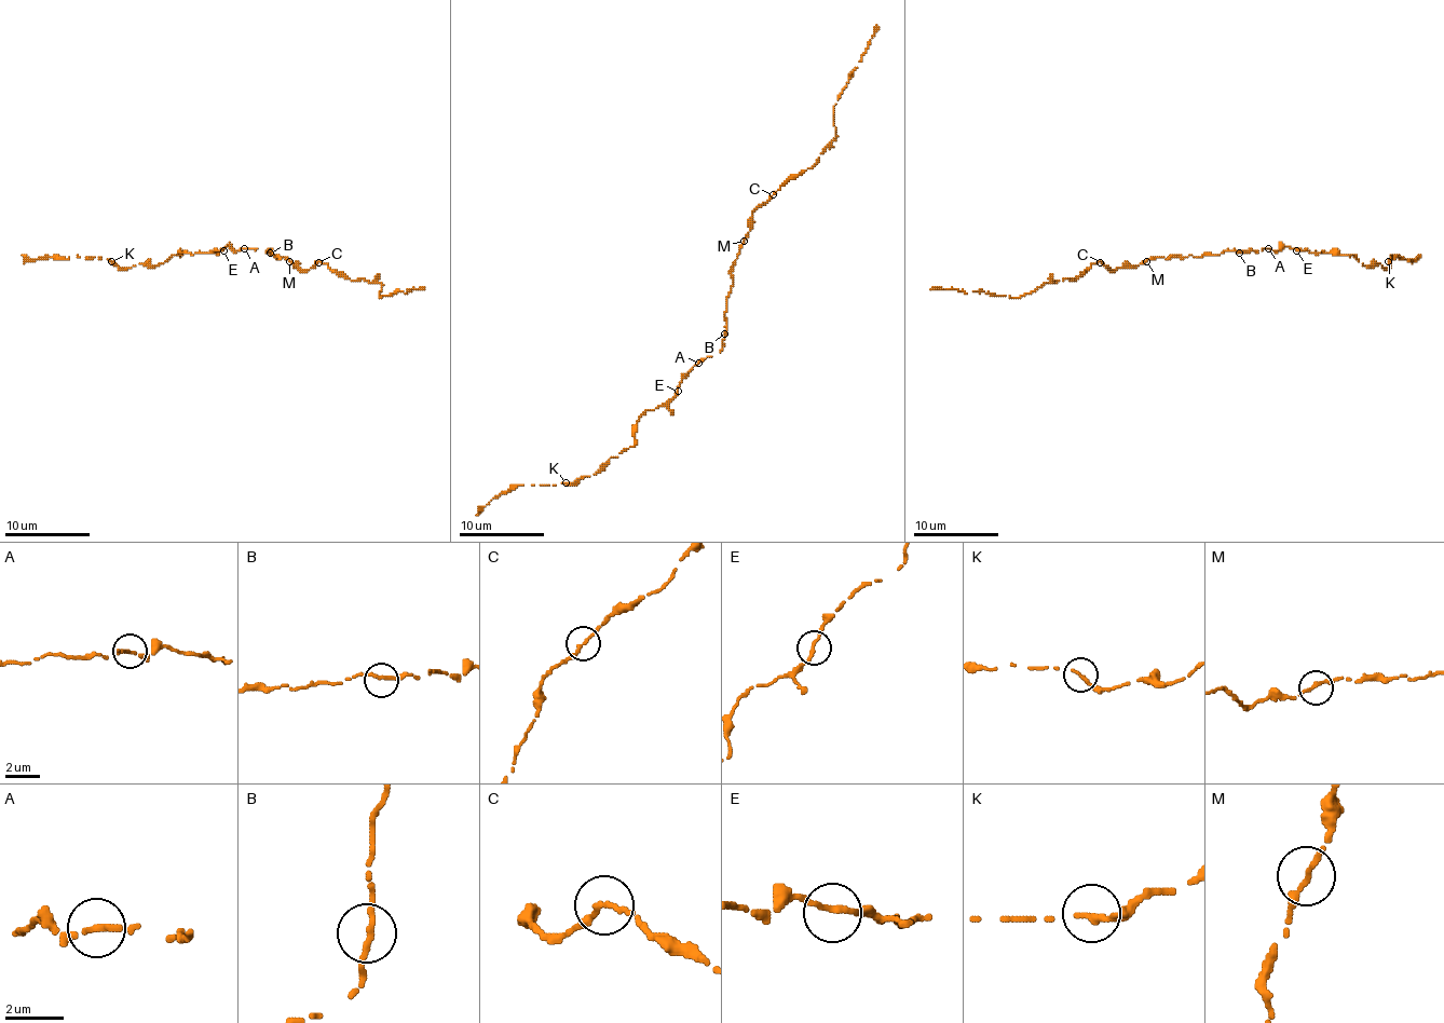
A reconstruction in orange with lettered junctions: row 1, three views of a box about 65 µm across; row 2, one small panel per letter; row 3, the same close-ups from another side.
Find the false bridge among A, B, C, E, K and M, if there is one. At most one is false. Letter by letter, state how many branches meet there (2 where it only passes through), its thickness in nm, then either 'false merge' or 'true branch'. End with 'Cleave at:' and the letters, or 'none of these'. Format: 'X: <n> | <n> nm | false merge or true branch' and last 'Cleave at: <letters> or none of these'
A: 1 | 300 nm | true branch
B: 2 | 200 nm | true branch
C: 2 | 200 nm | false merge
E: 2 | 190 nm | true branch
K: 2 | 180 nm | true branch
M: 2 | 190 nm | true branch
Cleave at: C

